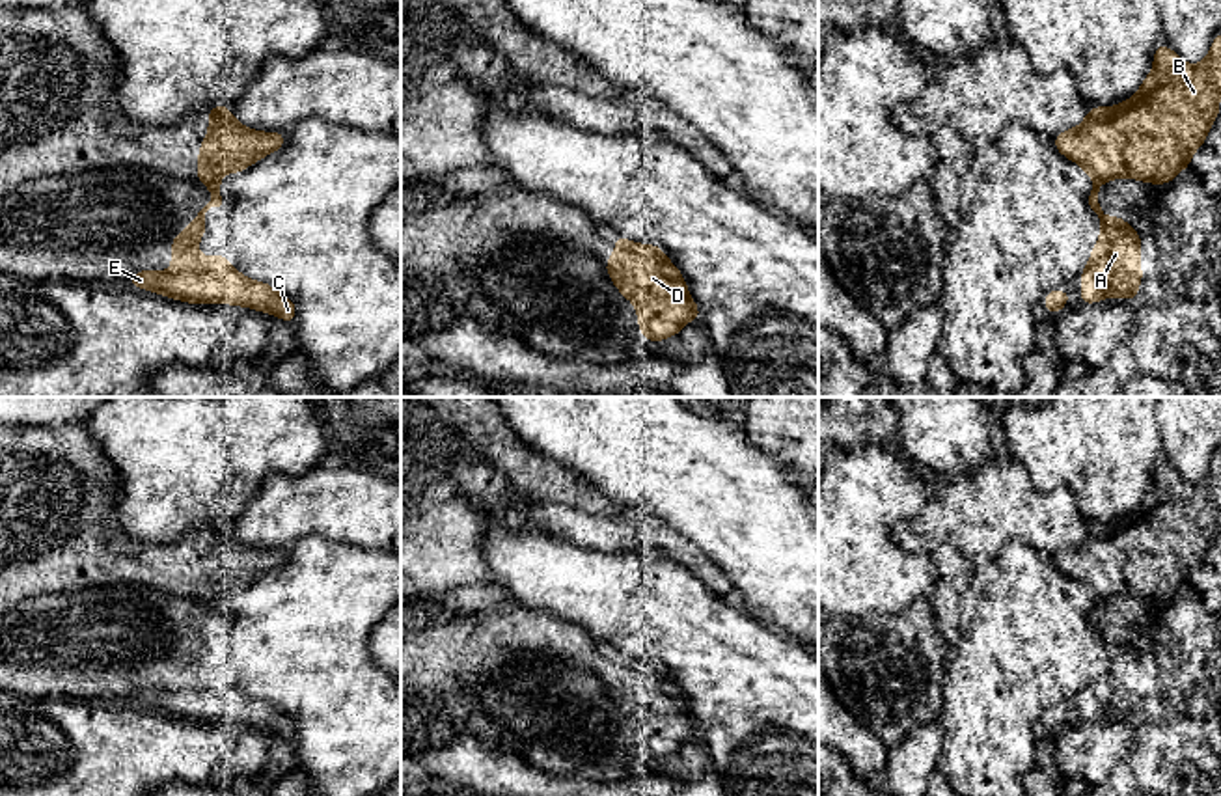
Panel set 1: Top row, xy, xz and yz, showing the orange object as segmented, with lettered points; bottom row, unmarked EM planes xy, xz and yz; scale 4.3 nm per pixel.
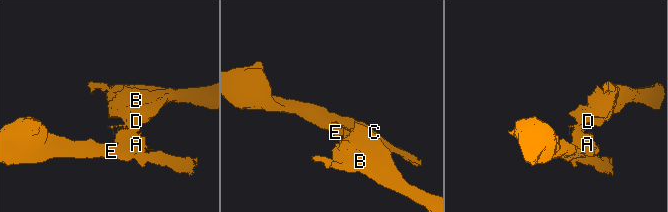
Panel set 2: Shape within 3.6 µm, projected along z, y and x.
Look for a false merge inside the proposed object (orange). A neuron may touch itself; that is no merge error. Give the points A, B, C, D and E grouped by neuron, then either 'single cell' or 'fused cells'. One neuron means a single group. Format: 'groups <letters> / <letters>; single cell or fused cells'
groups A C E / B D; fused cells

